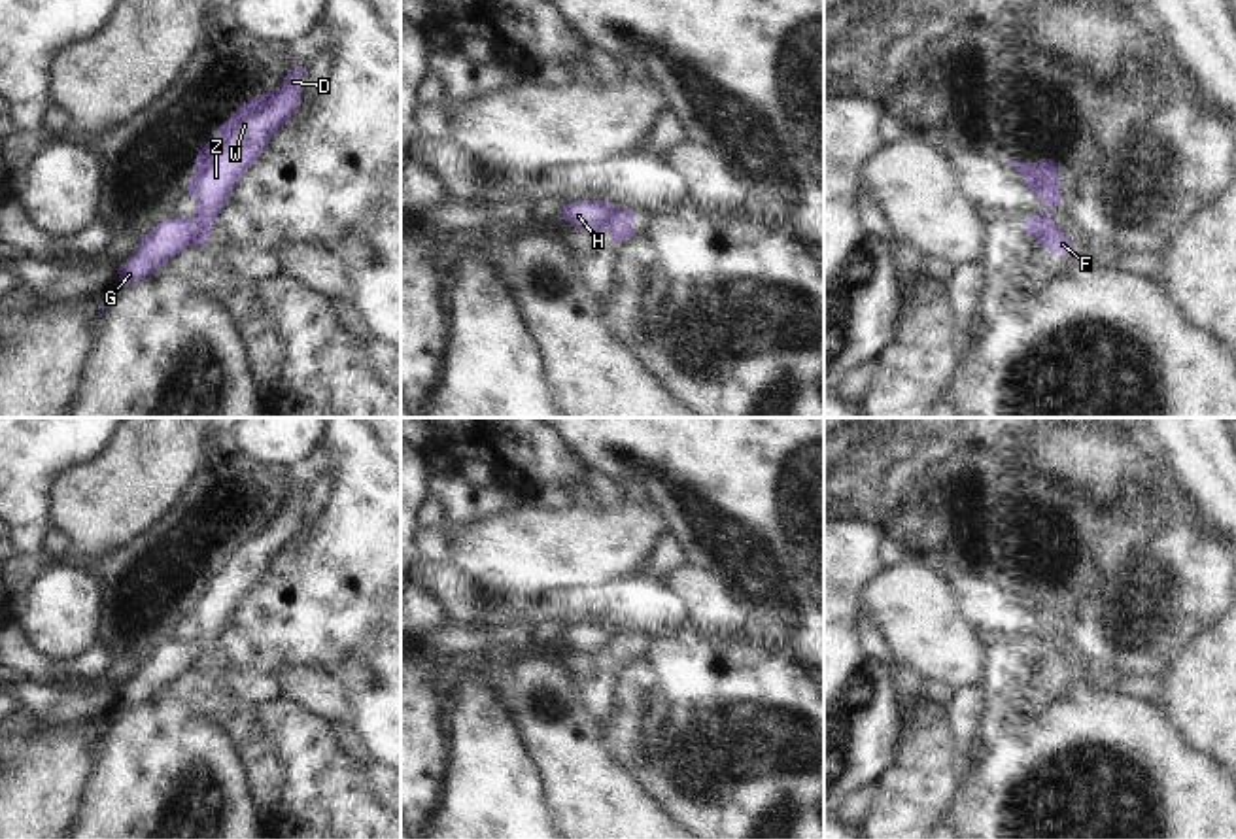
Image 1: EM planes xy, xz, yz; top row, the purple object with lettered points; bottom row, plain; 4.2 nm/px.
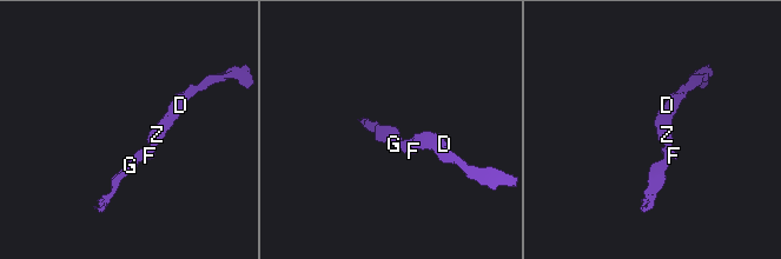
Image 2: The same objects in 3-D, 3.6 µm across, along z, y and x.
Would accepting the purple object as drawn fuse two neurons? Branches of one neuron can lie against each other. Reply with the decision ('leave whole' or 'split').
split

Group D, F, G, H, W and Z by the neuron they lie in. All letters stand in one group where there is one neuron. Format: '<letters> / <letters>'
D F W Z / G H

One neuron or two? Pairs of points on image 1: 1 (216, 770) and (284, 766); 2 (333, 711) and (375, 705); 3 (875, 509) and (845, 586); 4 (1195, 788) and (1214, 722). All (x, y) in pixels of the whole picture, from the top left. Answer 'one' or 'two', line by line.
1: two
2: two
3: two
4: two

